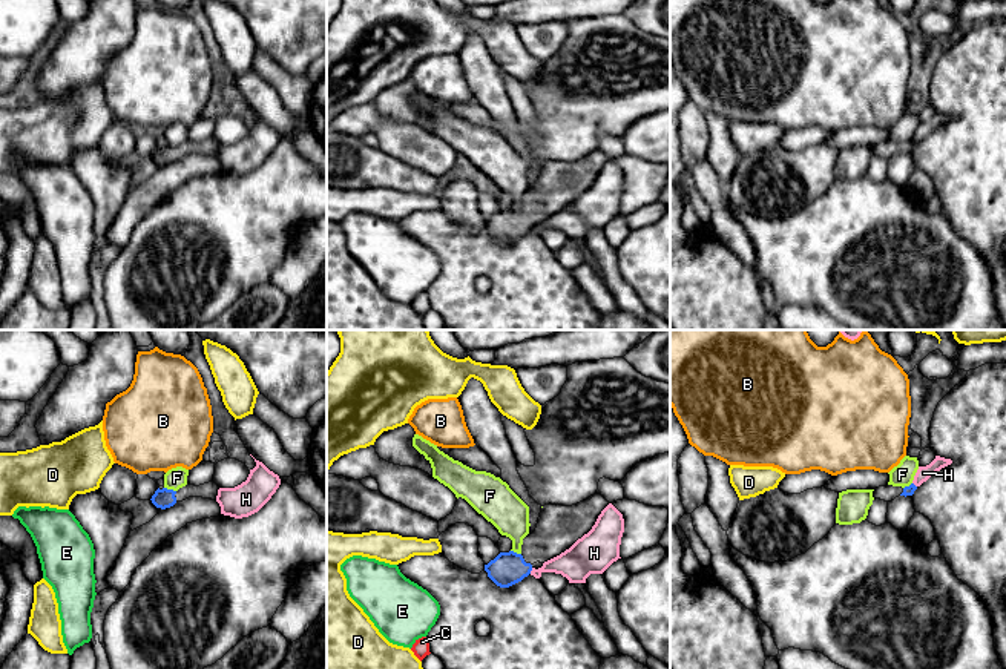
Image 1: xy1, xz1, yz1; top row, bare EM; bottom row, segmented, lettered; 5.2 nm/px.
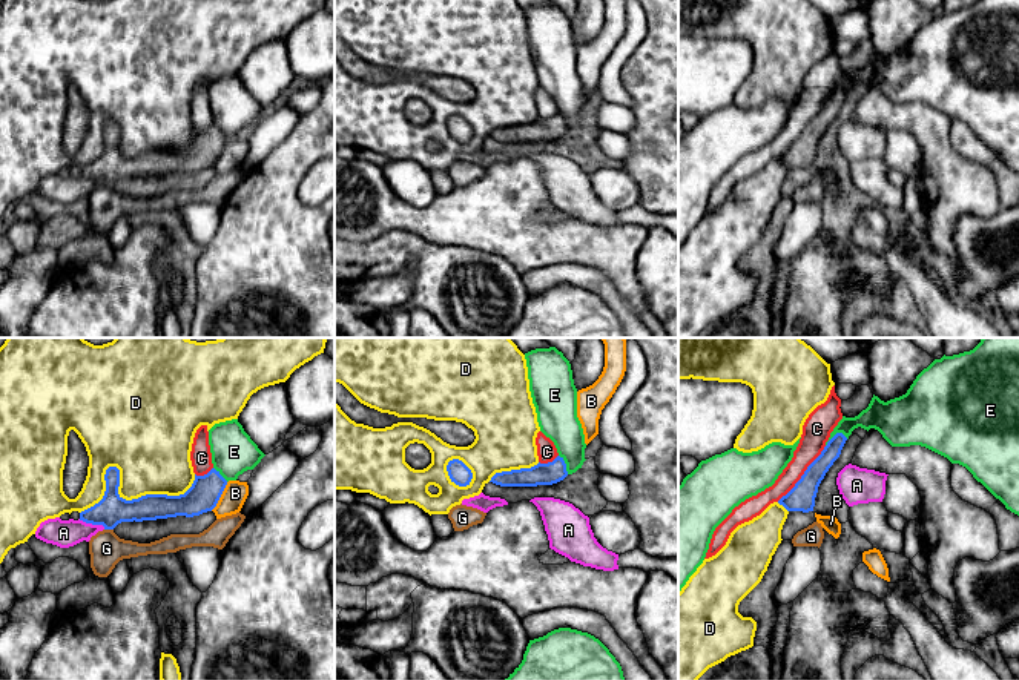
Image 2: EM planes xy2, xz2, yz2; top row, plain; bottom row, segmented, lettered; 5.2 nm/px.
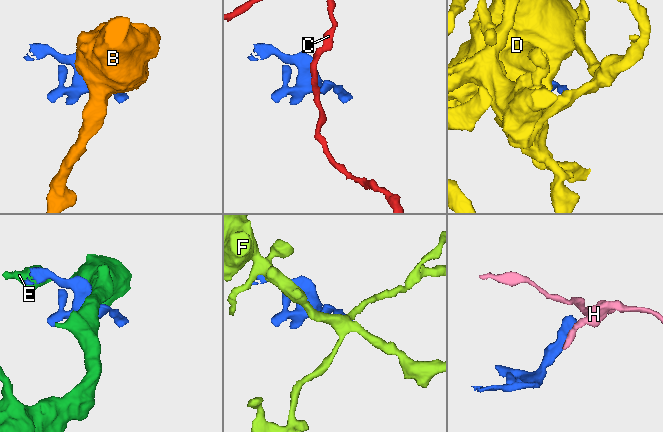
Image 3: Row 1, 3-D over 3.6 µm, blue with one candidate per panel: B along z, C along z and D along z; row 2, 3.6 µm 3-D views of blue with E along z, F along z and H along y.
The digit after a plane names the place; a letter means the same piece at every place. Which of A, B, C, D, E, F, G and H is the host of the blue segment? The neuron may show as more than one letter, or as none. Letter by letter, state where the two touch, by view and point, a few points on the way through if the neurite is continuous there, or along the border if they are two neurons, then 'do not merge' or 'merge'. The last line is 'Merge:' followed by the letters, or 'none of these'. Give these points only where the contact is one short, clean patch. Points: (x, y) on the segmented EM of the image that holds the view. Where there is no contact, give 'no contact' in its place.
A: meets blue in xy2 at (92, 524); do not merge
B: meets blue in xy2 at (220, 496); do not merge
C: meets blue in yz2 at (803, 475); do not merge
D: meets blue in xy2 at (117, 491); do not merge
E: meets blue in yz2 at (835, 435); do not merge
F: meets blue in xy1 at (170, 490); border along xy1 (164, 487), (175, 491); do not merge
G: meets blue in xy2 at (109, 528); do not merge
H: meets blue in xz1 at (531, 570); do not merge
Merge: none of these

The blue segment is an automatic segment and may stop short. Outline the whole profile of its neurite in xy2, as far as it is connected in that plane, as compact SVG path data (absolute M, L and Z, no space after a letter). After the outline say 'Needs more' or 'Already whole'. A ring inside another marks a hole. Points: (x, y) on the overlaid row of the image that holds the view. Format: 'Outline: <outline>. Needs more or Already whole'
Outline: M109 467L104 474L106 491L94 507L80 513L80 520L92 525L103 525L114 530L121 522L157 520L176 516L193 517L212 511L227 480L212 468L204 476L196 476L192 487L180 496L146 494L126 500L118 494L120 470Z. Already whole

